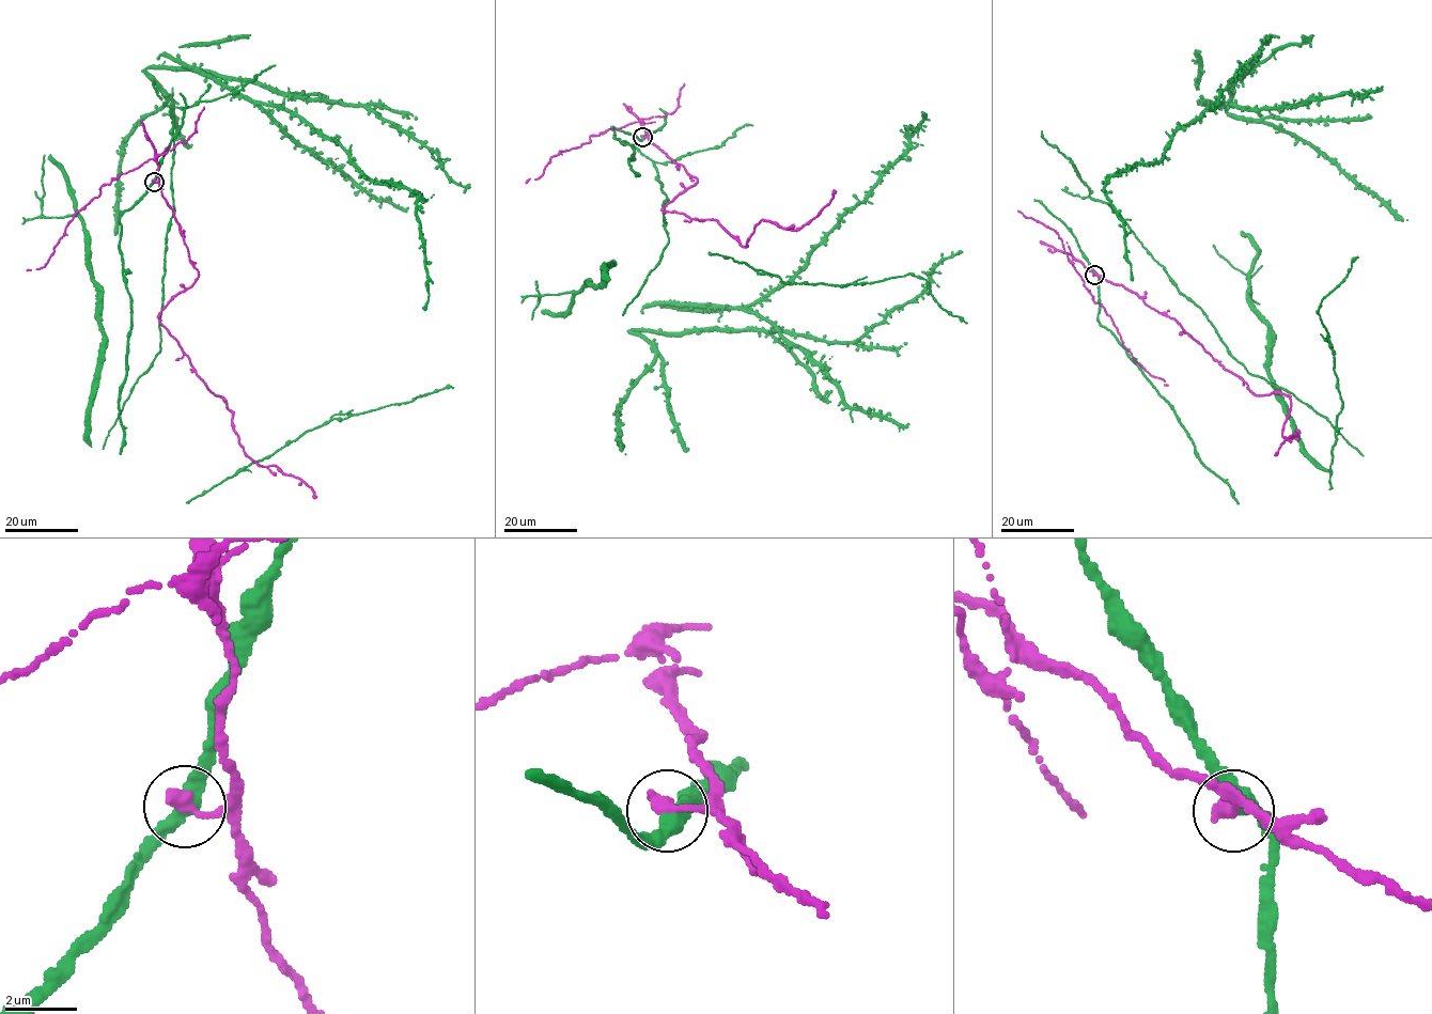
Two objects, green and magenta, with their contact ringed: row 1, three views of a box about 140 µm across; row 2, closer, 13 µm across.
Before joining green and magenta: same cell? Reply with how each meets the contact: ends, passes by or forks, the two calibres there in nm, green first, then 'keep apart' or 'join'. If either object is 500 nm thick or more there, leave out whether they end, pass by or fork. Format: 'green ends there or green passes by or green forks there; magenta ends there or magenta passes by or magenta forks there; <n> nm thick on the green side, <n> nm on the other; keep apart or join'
green passes by; magenta ends there; 360 nm thick on the green side, 400 nm on the other; keep apart

